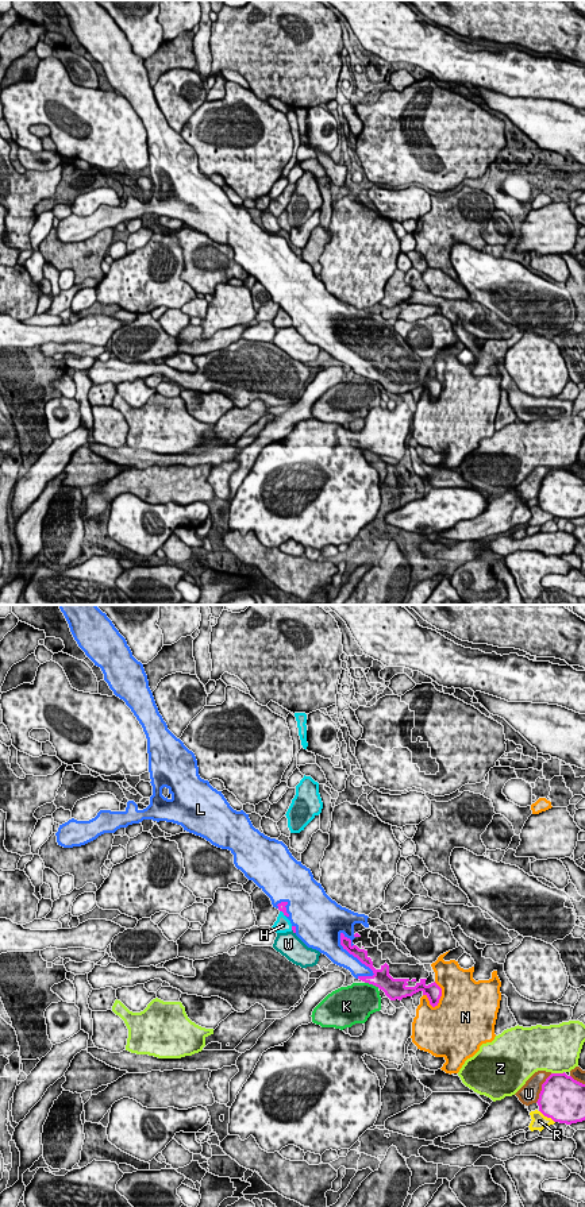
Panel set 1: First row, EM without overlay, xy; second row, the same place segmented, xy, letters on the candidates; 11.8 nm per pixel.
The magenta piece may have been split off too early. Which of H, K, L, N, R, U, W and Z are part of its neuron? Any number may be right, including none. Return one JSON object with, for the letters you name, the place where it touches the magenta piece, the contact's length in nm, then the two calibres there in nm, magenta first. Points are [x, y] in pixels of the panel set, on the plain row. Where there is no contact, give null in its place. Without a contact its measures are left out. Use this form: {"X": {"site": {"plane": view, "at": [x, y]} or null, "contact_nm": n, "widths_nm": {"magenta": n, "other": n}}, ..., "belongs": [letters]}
{"L": {"site": {"plane": "xy", "at": [353, 350]}, "contact_nm": 650, "widths_nm": {"magenta": 140, "other": 220}}, "belongs": ["L"]}

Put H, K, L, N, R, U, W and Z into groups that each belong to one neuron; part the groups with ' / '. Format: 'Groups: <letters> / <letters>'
Groups: H / K / L / N / R / U / W / Z

